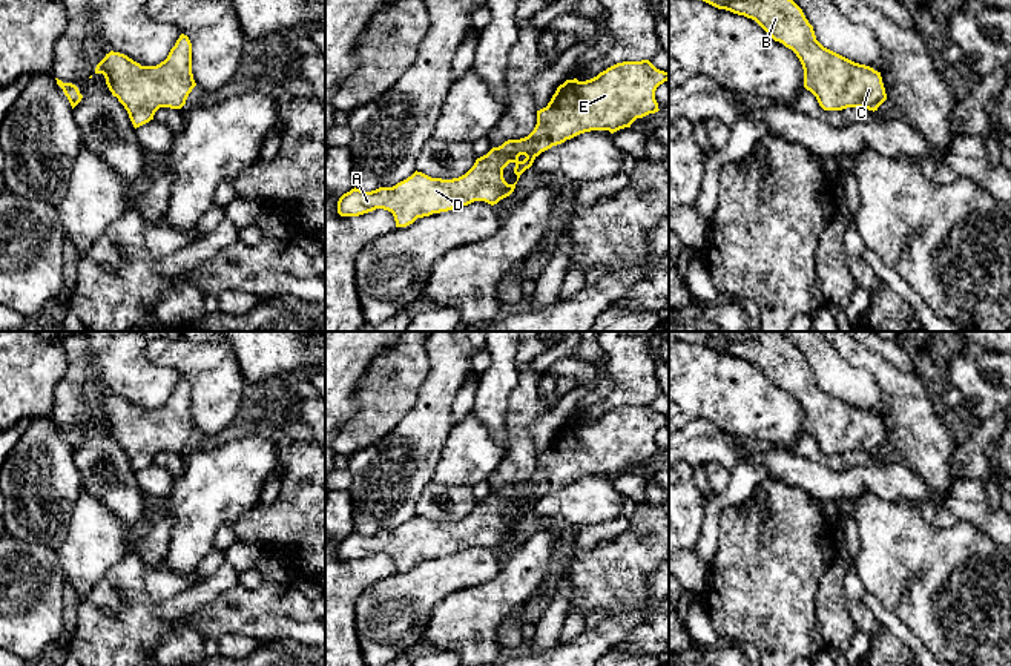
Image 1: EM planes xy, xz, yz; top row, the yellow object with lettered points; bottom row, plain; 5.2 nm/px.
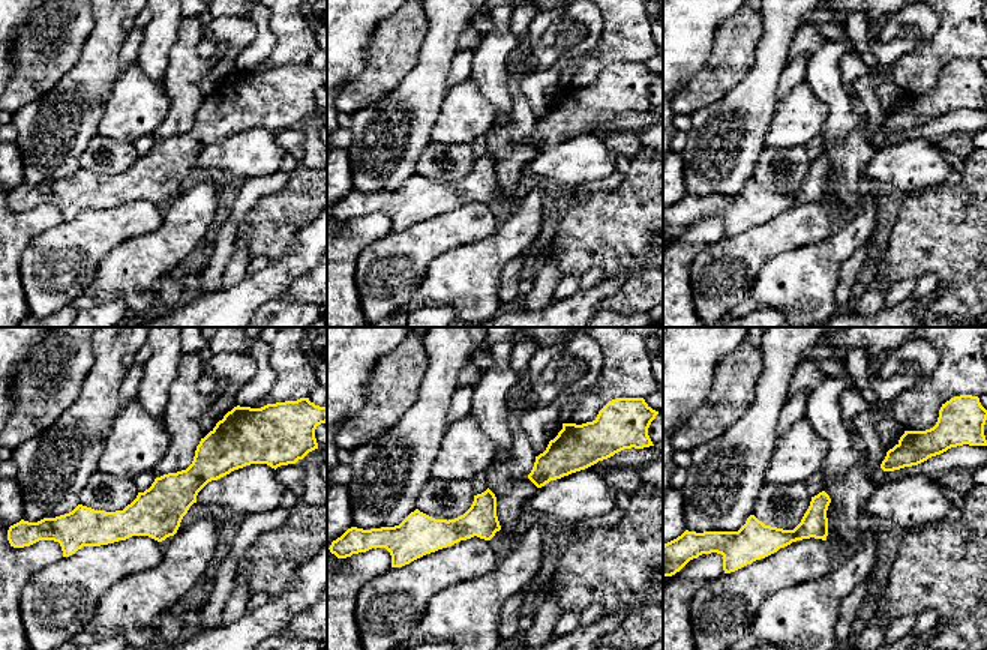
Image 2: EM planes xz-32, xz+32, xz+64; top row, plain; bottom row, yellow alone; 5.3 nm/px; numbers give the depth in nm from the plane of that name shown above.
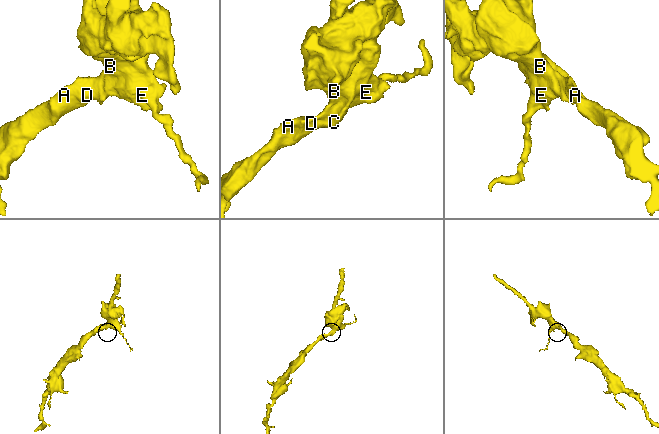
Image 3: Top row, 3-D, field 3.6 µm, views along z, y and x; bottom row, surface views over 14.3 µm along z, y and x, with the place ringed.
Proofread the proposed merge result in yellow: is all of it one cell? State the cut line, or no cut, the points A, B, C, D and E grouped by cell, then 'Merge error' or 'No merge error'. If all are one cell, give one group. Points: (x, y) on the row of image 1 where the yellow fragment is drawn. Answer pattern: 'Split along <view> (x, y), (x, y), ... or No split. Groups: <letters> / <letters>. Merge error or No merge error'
No split. Groups: A B C D E. No merge error

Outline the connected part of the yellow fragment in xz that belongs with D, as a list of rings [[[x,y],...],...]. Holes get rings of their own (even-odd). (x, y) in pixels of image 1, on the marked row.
[[[649,60],[617,63],[586,81],[578,81],[577,78],[566,80],[557,87],[548,106],[537,110],[537,124],[528,137],[508,140],[502,146],[492,147],[486,155],[477,158],[465,175],[442,180],[416,170],[393,187],[379,187],[371,192],[354,187],[339,198],[338,213],[341,216],[359,216],[376,209],[384,209],[393,213],[396,227],[407,227],[417,218],[448,212],[474,201],[485,201],[494,206],[514,192],[520,175],[532,166],[542,152],[552,146],[591,130],[609,130],[614,134],[631,127],[637,118],[658,112],[655,91],[667,80],[669,72],[657,69]],[[509,163],[515,164],[514,173],[517,175],[517,181],[514,184],[508,184],[503,178],[503,169]]]

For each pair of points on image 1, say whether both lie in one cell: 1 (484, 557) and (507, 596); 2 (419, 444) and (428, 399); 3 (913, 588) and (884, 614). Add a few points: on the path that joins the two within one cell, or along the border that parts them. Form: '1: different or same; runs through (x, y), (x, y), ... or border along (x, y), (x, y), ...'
1: different; border along (502, 565), (491, 579), (461, 590)
2: same; runs through (422, 433), (430, 421), (430, 410)
3: different; border along (867, 591), (915, 634)

